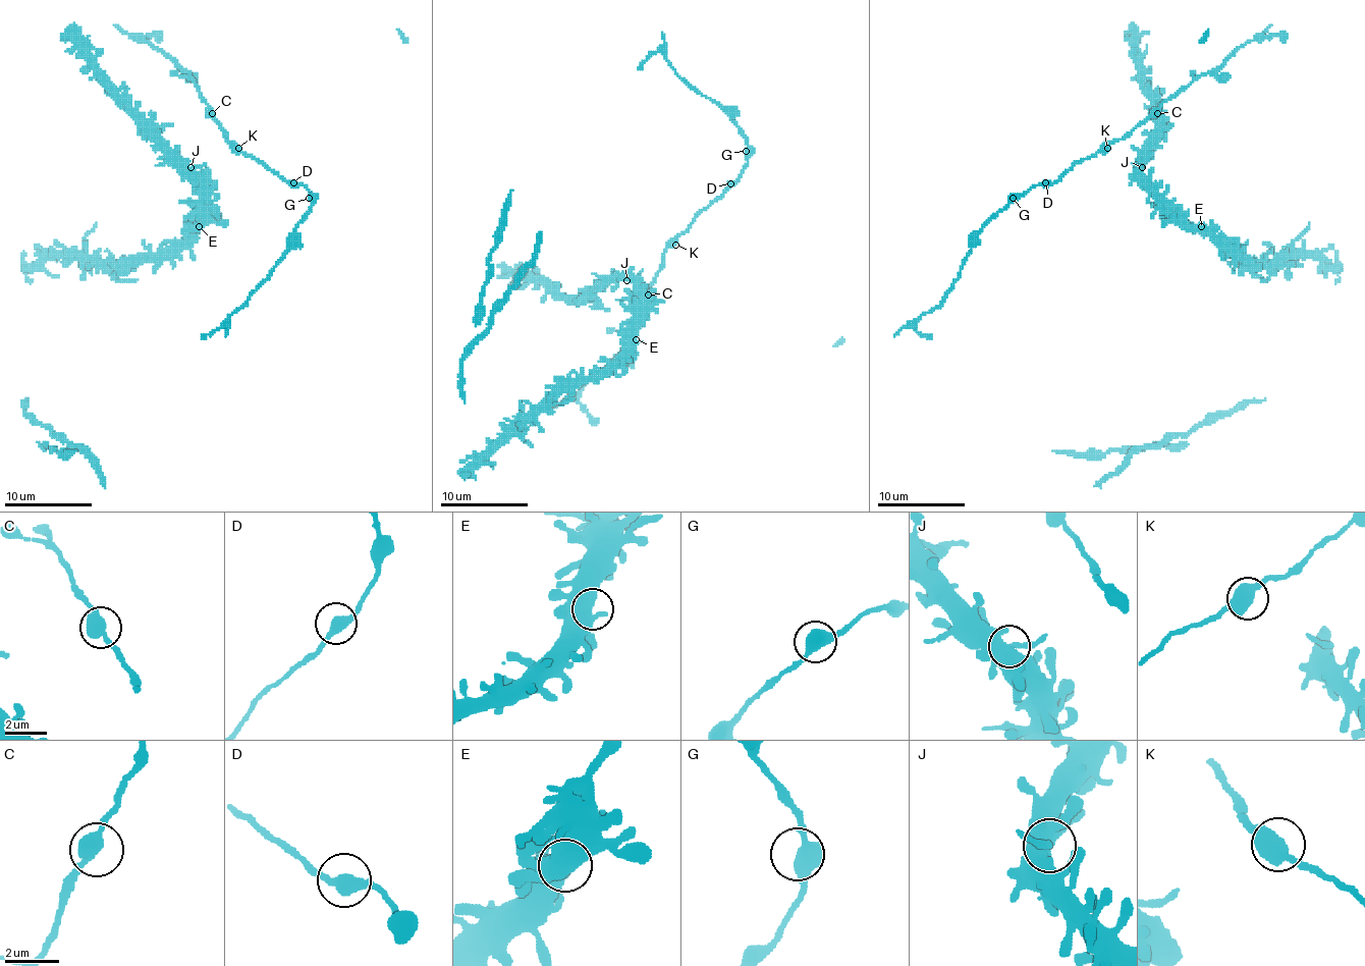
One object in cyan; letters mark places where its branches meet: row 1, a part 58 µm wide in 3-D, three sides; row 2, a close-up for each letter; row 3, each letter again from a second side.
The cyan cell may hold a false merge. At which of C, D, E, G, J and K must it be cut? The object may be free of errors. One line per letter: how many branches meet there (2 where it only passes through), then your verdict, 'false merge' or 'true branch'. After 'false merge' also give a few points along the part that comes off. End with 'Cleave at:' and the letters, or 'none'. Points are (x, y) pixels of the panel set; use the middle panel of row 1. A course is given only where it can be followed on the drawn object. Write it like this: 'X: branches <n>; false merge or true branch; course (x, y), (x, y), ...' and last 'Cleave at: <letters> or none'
C: branches 2; true branch
D: branches 2; true branch
E: branches 2; true branch
G: branches 2; true branch
J: branches 2; true branch
K: branches 2; true branch
Cleave at: none

